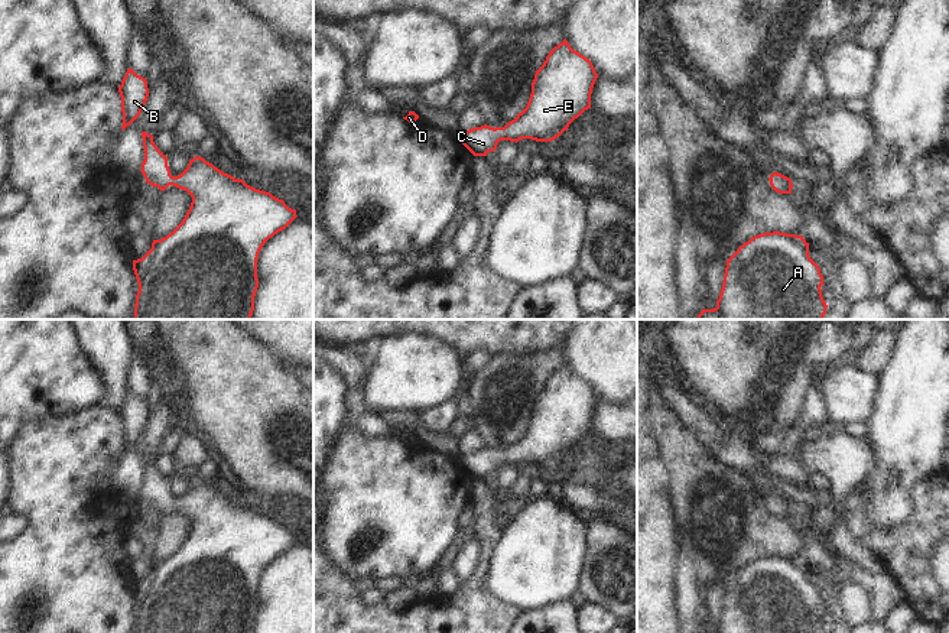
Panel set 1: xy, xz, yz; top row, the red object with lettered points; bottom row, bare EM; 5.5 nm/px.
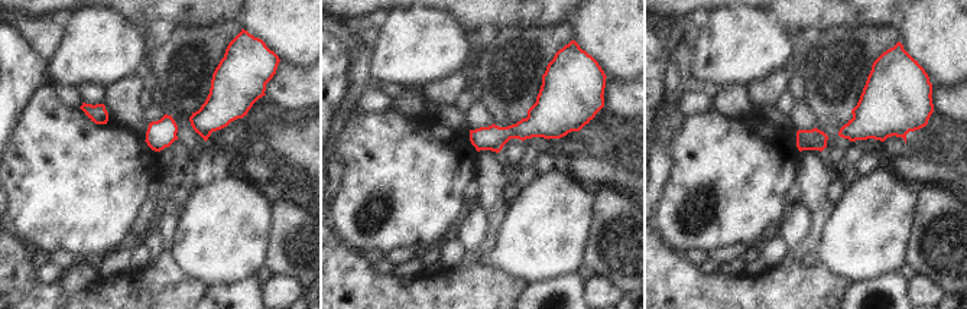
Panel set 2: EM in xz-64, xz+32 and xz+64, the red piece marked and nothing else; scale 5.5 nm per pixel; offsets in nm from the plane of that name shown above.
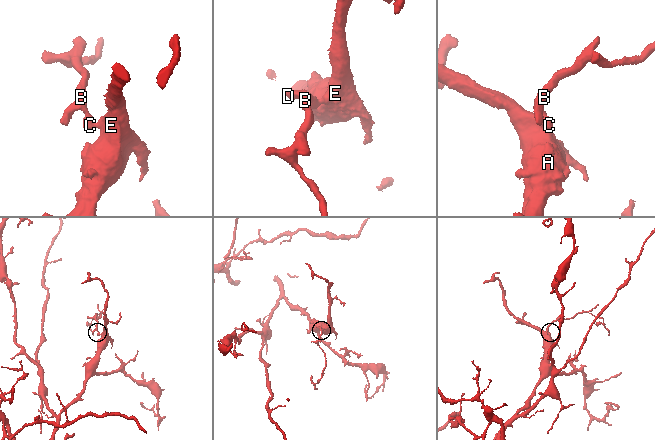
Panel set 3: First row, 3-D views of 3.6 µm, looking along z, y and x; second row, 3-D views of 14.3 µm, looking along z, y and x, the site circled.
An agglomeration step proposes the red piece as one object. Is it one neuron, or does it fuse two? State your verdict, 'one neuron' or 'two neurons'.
one neuron

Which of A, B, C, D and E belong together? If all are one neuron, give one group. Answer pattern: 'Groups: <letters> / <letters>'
Groups: A B C D E.

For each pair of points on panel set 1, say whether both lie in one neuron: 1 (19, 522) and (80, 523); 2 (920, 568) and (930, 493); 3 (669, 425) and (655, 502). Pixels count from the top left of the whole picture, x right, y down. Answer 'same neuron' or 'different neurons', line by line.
1: different neurons
2: same neuron
3: different neurons

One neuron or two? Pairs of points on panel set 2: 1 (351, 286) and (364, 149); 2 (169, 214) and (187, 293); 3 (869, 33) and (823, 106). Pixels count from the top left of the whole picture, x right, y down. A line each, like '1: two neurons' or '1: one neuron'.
1: two neurons
2: one neuron
3: one neuron

